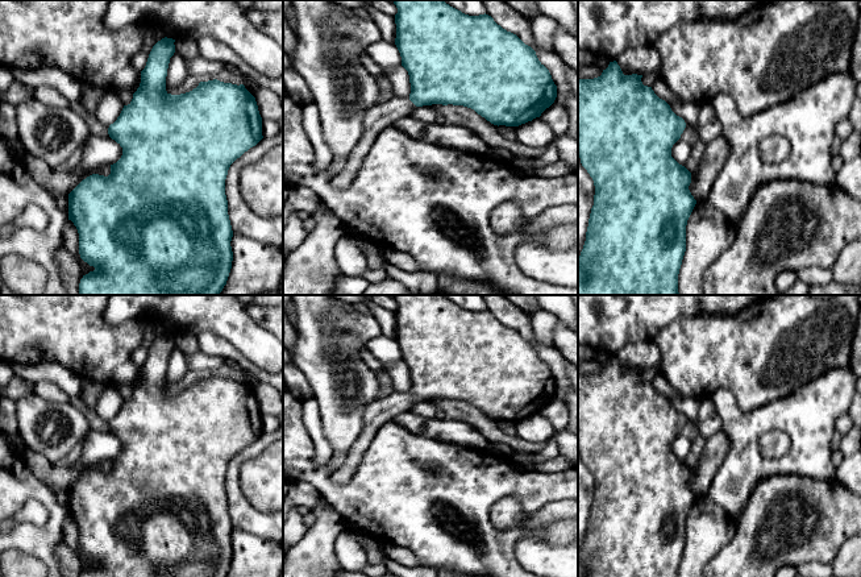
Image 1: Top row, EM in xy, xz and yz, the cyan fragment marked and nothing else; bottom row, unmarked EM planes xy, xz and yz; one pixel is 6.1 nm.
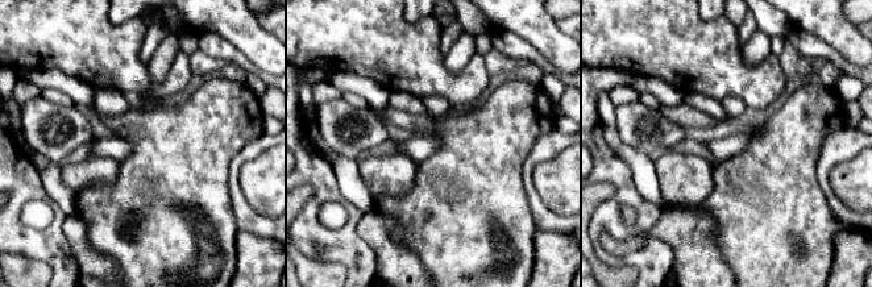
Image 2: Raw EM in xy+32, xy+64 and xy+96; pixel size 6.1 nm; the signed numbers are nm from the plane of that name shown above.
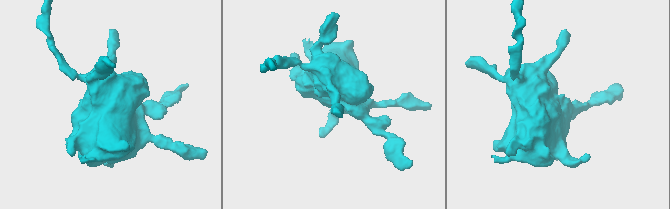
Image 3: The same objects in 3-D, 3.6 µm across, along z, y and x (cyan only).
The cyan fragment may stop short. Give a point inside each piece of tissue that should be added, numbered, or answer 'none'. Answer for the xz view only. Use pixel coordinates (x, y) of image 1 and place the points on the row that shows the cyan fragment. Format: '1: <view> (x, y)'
1: xz (377, 117)

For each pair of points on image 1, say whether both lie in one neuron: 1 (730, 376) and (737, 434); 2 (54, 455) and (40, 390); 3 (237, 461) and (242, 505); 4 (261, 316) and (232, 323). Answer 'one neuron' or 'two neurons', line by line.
1: two neurons
2: two neurons
3: one neuron
4: two neurons

